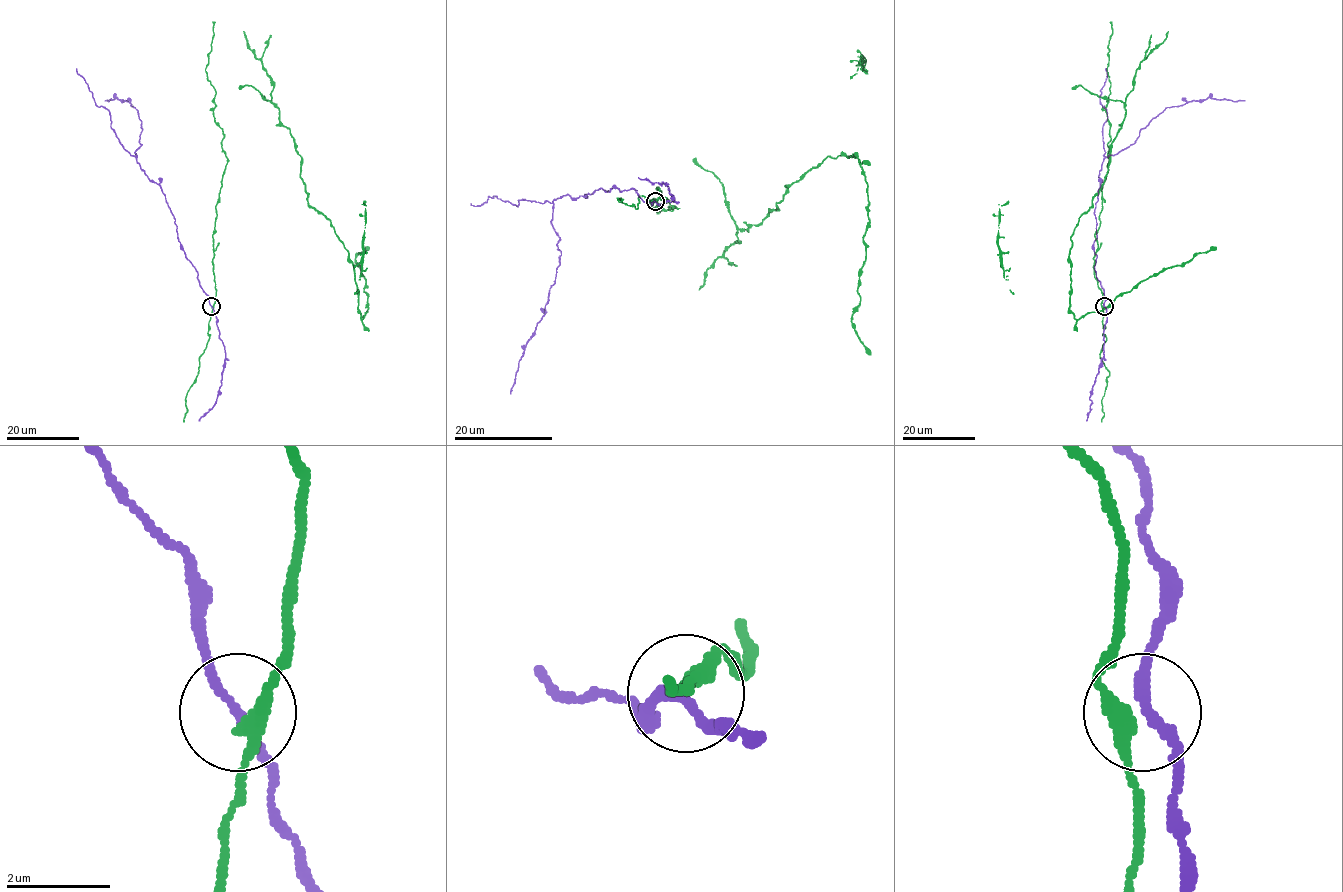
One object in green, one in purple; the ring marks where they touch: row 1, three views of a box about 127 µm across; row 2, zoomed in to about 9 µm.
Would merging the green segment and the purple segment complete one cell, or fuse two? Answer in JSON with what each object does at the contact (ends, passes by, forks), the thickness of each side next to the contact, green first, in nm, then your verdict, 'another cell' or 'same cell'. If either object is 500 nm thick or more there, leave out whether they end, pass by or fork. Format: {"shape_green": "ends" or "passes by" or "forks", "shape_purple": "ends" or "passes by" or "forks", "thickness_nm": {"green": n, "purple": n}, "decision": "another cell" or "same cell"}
{"shape_green": "passes by", "shape_purple": "passes by", "thickness_nm": {"green": 280, "purple": 170}, "decision": "same cell"}

